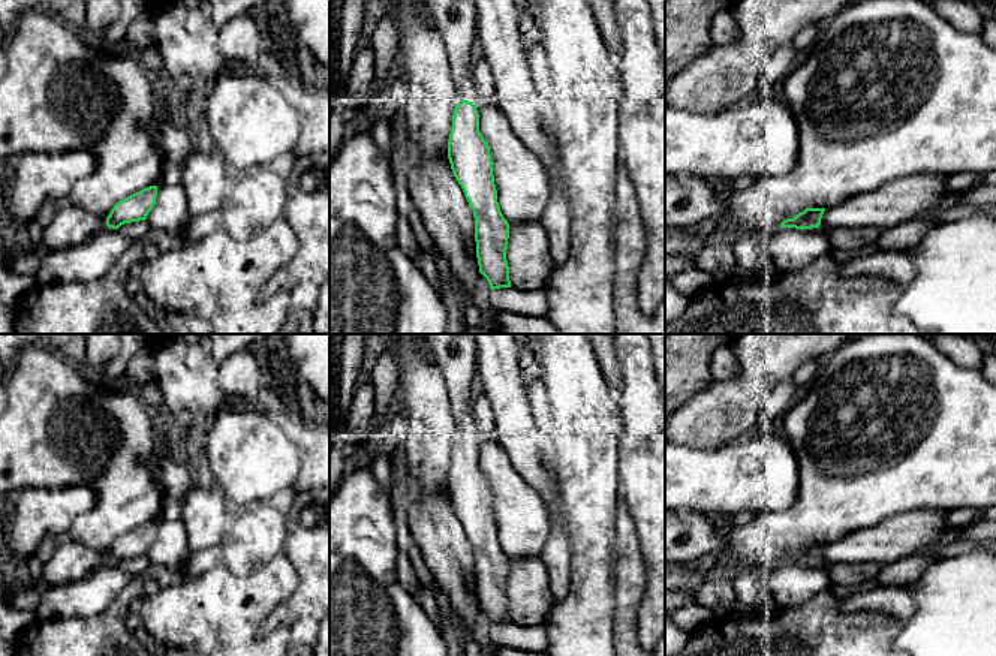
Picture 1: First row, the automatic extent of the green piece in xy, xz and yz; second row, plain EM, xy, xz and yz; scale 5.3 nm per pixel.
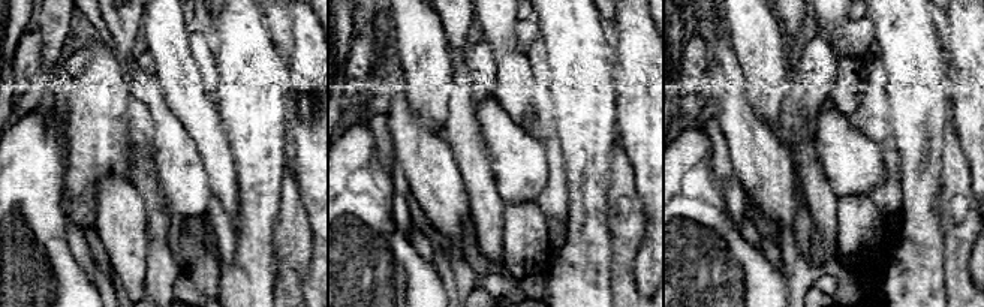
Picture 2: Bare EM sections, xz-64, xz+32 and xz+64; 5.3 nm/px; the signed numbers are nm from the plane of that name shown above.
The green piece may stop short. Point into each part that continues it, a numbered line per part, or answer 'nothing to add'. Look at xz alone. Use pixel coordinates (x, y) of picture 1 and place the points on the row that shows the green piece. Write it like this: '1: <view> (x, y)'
1: xz (456, 20)

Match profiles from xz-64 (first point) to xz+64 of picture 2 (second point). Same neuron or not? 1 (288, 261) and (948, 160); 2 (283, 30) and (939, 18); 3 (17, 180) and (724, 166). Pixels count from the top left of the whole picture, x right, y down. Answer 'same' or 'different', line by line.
1: same
2: same
3: different

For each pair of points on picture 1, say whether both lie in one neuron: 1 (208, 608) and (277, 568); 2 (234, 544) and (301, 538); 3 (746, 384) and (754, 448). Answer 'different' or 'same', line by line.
1: same
2: different
3: different

